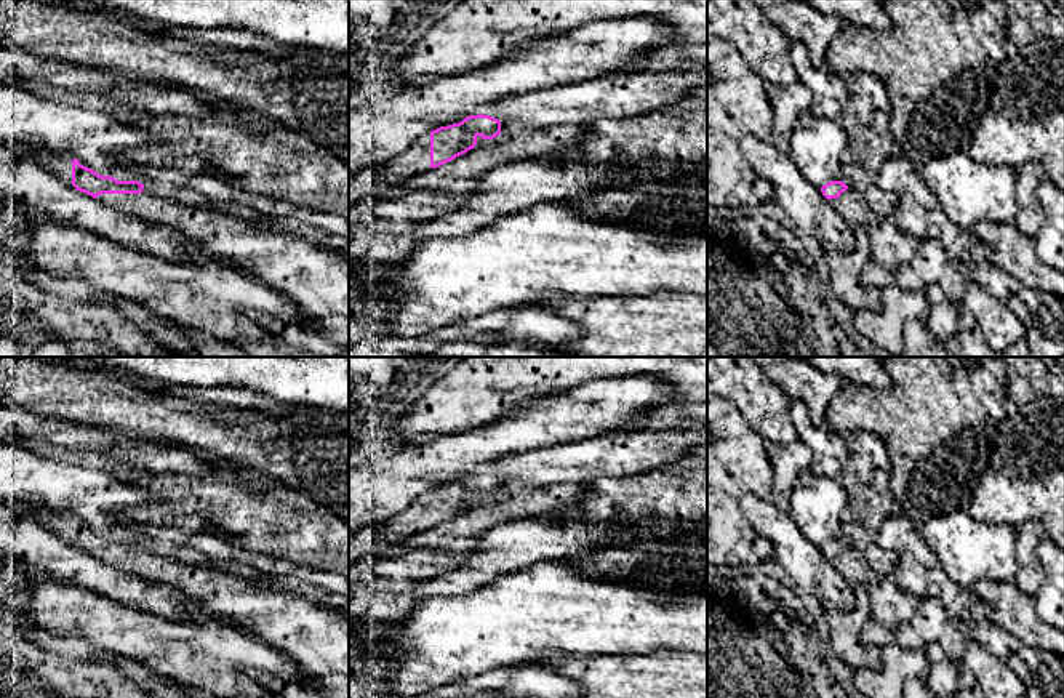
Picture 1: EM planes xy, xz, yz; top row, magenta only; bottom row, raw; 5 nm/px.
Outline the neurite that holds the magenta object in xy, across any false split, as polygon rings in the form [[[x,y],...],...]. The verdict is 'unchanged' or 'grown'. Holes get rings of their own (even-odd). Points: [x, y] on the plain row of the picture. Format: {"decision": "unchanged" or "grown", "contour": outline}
{"decision": "grown", "contour": [[[8,501],[8,506],[16,512],[34,515],[42,525],[58,533],[69,544],[74,544],[77,549],[104,560],[107,565],[112,565],[120,572],[144,578],[150,583],[171,586],[174,591],[179,591],[182,596],[186,596],[190,602],[200,604],[210,618],[232,624],[264,640],[291,661],[291,664],[306,680],[304,685],[314,687],[317,692],[325,690],[331,698],[349,698],[349,610],[325,607],[304,594],[262,589],[248,580],[210,567],[187,565],[176,559],[157,556],[150,552],[139,540],[117,540],[112,535],[101,535],[67,512],[59,512],[48,507],[29,507],[22,501]]]}

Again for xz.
{"decision": "grown", "contour": [[[469,474],[459,482],[440,485],[418,496],[406,509],[373,525],[374,543],[382,554],[413,535],[422,533],[501,493],[501,480],[490,474]]]}

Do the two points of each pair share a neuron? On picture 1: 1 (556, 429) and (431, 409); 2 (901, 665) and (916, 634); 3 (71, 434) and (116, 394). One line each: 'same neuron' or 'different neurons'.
1: different neurons
2: different neurons
3: different neurons

